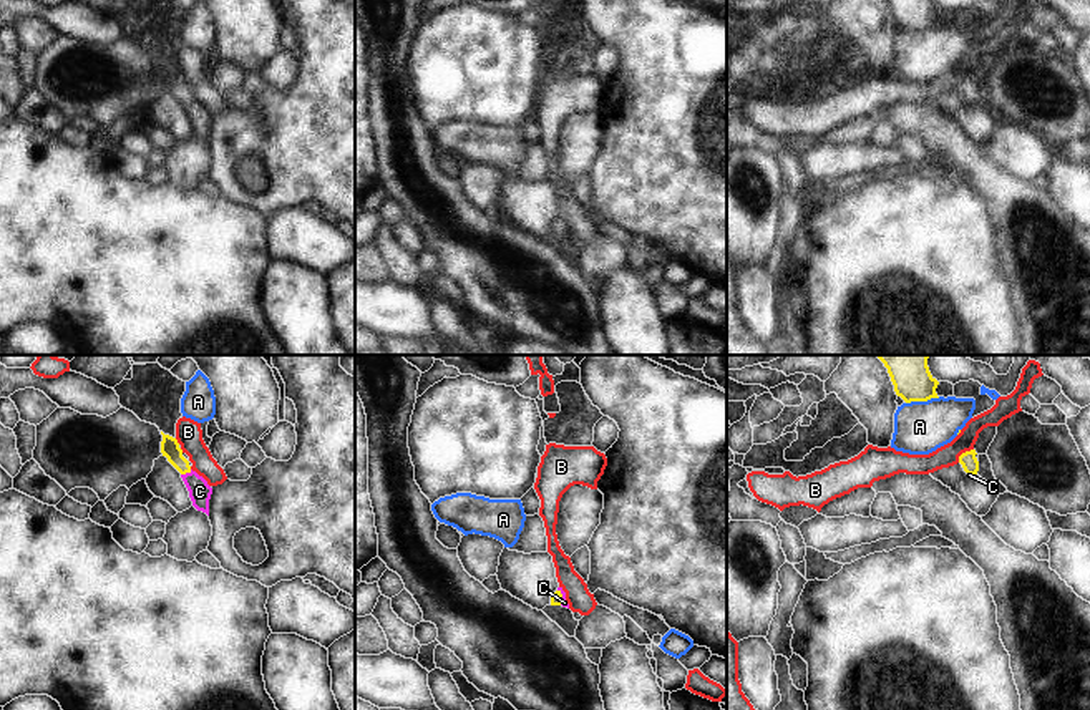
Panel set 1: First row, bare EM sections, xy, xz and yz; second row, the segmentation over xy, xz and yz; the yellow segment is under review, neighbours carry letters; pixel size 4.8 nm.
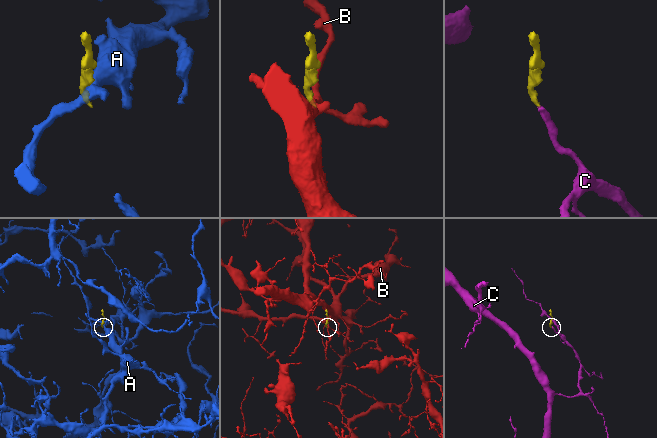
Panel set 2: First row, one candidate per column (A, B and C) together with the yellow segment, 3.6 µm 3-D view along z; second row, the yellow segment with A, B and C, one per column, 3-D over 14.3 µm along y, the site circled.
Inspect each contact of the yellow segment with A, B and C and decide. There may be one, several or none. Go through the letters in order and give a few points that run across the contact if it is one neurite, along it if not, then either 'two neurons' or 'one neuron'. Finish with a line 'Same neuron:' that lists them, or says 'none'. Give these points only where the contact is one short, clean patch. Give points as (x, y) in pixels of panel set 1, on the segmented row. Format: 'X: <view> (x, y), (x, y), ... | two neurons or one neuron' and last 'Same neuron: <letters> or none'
A: yz (939, 397), (906, 403) | two neurons
B: yz (973, 448), (966, 450), (958, 461) | two neurons
C: xy (170, 447), (186, 471), (199, 491) | one neuron
Same neuron: C

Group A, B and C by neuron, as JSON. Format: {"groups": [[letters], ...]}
{"groups": [["A"], ["B"], ["C"]]}

